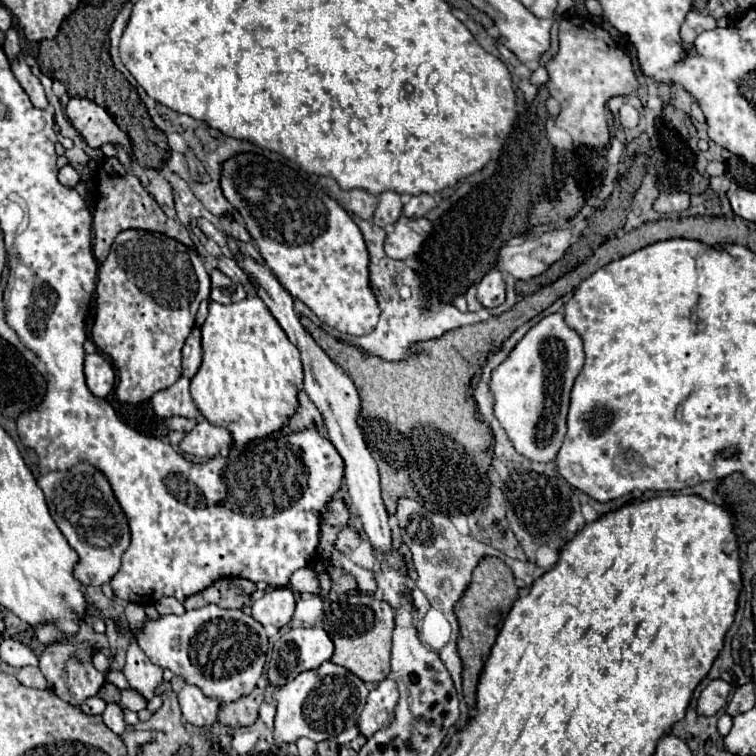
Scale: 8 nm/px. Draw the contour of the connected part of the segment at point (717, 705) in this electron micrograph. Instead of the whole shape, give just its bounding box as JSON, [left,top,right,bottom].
[698,679,730,715]

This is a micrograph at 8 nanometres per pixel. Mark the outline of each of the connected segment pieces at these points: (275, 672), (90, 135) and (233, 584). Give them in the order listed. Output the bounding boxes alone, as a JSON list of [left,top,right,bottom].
[[268,627,332,687],[66,97,130,151],[184,579,256,609]]

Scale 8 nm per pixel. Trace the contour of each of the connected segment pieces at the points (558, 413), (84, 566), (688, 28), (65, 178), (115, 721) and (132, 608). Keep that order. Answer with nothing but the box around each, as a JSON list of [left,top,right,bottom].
[[490,313,582,463],[38,463,130,587],[682,11,716,47],[58,165,80,187],[102,703,126,735],[124,603,146,625]]

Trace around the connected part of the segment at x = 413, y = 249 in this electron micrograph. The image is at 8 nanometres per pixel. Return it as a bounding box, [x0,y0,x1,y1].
[384,215,432,259]

